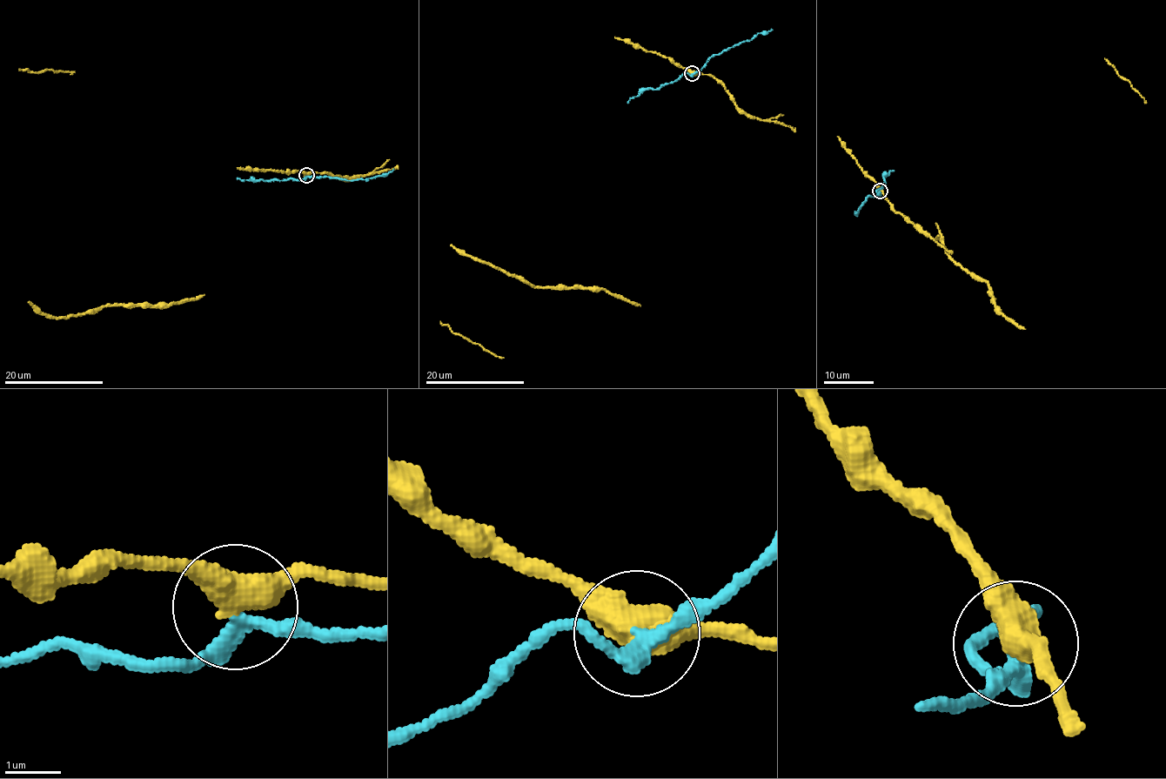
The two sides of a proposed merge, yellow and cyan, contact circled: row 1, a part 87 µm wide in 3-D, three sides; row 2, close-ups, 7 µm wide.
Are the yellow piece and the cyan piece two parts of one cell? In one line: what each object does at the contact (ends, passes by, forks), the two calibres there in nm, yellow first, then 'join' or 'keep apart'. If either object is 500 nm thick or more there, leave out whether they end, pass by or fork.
550/240 nm | keep apart

